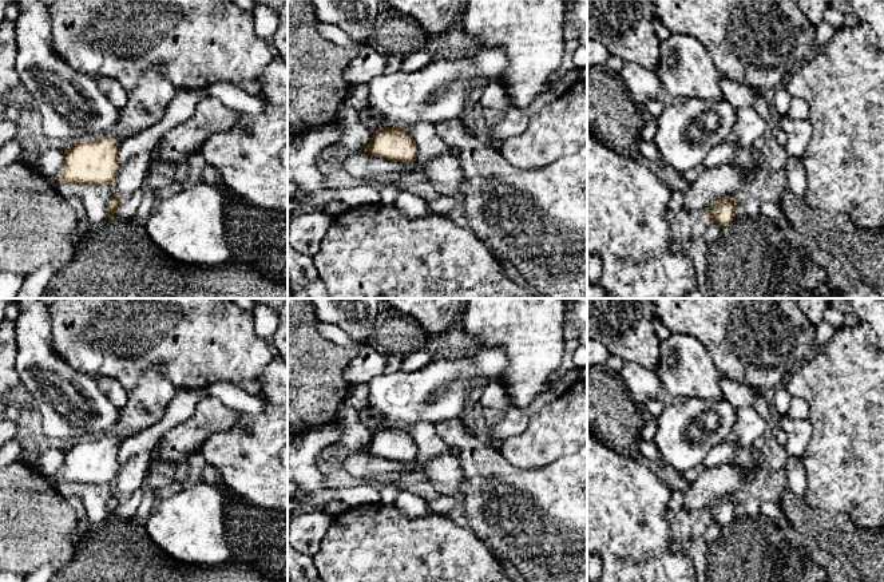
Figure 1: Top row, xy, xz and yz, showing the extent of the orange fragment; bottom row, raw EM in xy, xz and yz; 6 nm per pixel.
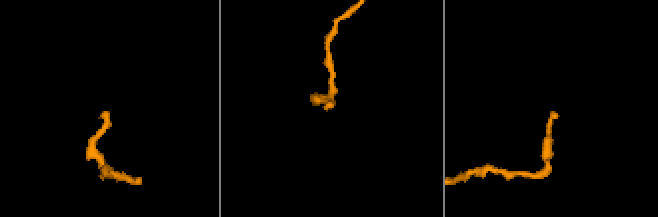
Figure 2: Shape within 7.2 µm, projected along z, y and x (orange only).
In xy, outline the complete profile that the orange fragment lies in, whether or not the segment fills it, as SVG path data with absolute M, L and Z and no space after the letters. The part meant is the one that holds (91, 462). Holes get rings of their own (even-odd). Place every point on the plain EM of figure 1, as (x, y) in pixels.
M148 367L128 392L127 404L120 408L119 420L108 435L78 440L64 448L58 482L112 486L120 467L118 444L162 420L177 392L159 368Z

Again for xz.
M380 427L373 432L364 451L386 460L412 463L417 456L417 444L407 429Z

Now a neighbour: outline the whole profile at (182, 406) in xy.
M206 388L203 389L179 389L171 400L164 416L156 424L144 428L123 439L118 444L118 460L120 464L128 462L132 456L140 452L150 452L160 439L160 436L177 425L186 421L193 413L198 403L207 396Z

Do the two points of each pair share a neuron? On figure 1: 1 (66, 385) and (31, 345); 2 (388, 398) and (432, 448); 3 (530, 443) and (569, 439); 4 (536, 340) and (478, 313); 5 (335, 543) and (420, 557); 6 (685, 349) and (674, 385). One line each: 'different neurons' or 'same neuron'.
1: same neuron
2: different neurons
3: same neuron
4: same neuron
5: same neuron
6: same neuron

